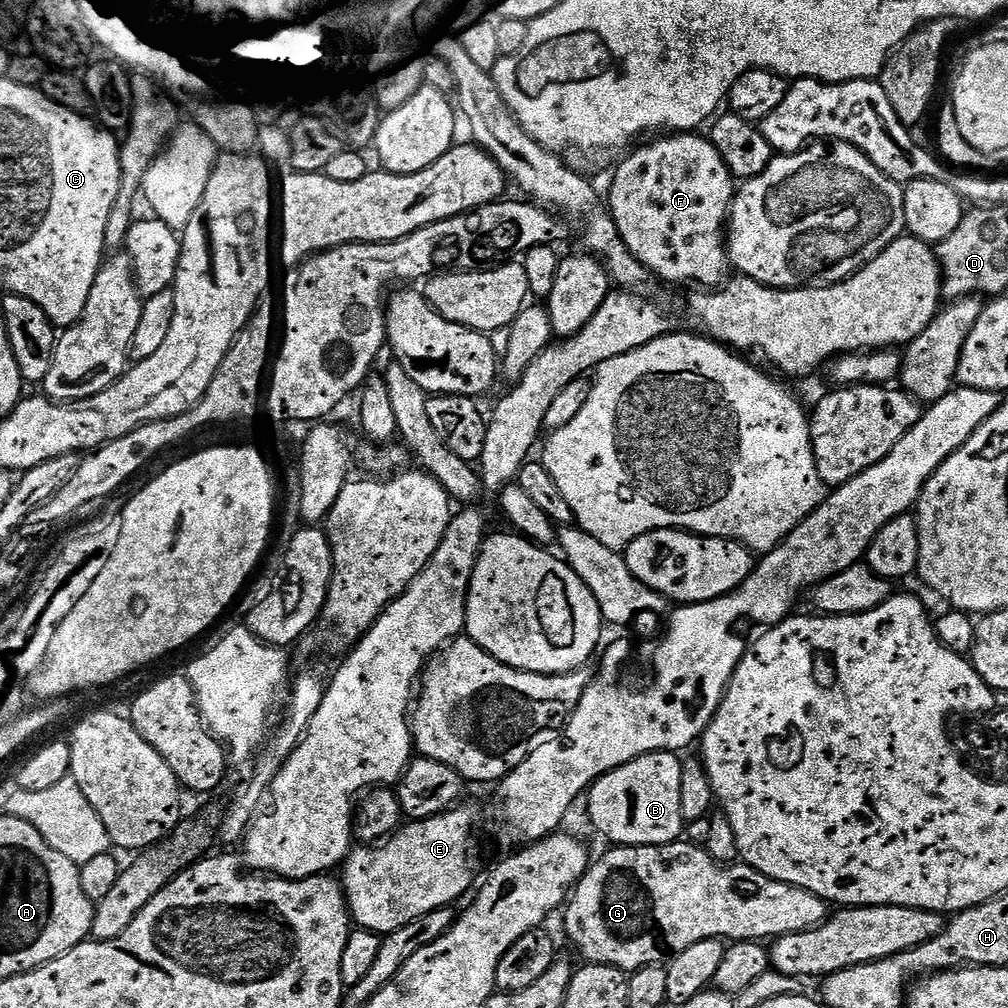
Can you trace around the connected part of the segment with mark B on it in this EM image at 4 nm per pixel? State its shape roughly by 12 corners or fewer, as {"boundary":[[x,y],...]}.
{"boundary":[[651,752],[600,777],[588,816],[612,846],[685,835],[682,760]]}

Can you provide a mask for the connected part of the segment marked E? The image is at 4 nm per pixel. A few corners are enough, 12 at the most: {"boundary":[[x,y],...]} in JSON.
{"boundary":[[468,806],[342,865],[348,910],[387,934],[472,884]]}

